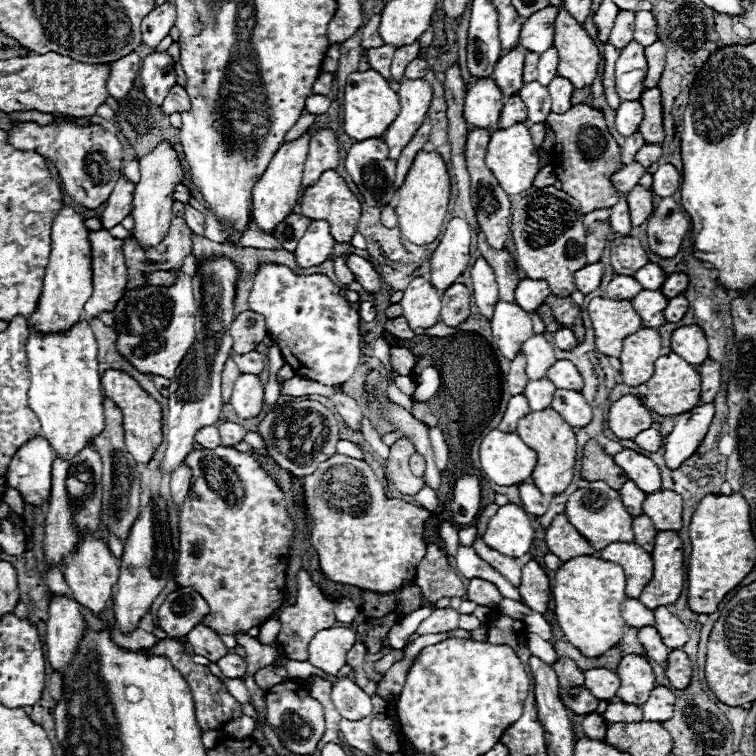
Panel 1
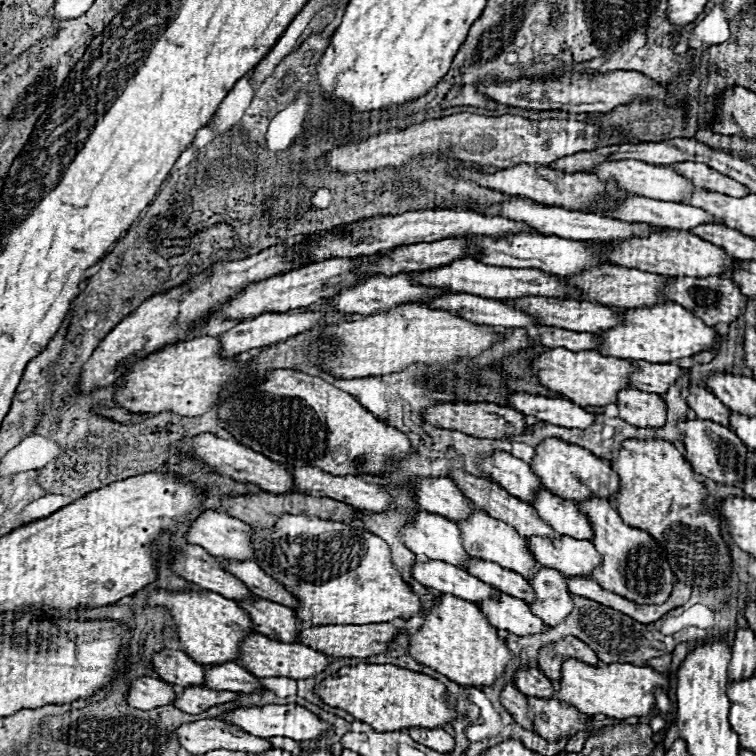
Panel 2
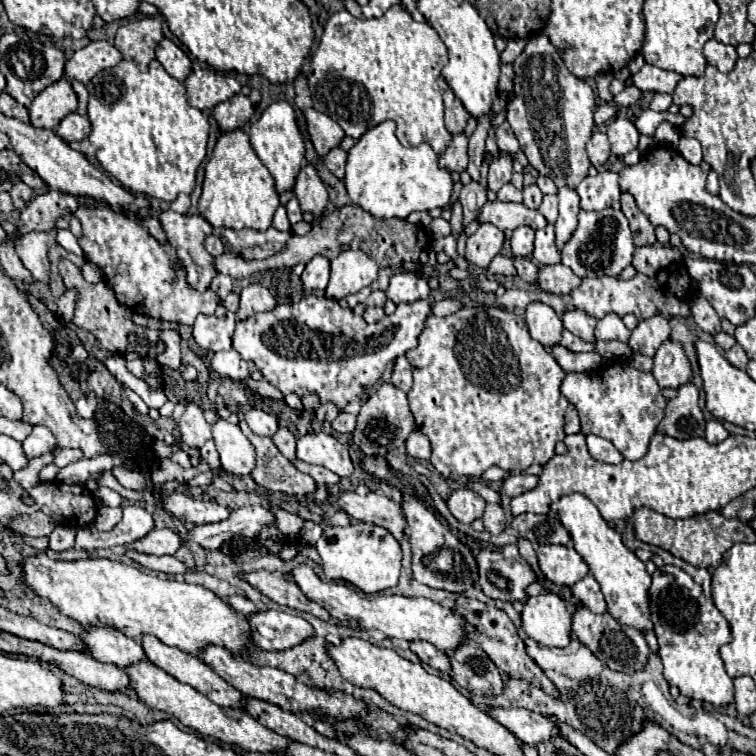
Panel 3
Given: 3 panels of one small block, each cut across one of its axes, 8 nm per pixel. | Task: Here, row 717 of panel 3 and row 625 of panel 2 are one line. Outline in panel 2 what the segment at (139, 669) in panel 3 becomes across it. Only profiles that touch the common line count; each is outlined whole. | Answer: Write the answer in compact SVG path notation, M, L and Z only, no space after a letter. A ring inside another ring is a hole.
M154 590L148 594L148 604L162 606L170 612L174 628L178 632L178 642L184 646L184 652L198 664L236 662L240 642L254 630L250 616L234 600L228 600L214 592Z

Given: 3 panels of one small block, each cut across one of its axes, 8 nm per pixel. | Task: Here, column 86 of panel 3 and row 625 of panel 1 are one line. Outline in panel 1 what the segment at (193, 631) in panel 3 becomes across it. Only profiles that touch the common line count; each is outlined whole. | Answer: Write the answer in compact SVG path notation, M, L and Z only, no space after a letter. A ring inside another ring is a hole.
M576 556L556 570L556 584L552 588L556 622L566 640L584 656L598 658L612 650L624 636L624 618L620 614L620 600L624 600L626 574L618 564L596 556Z

